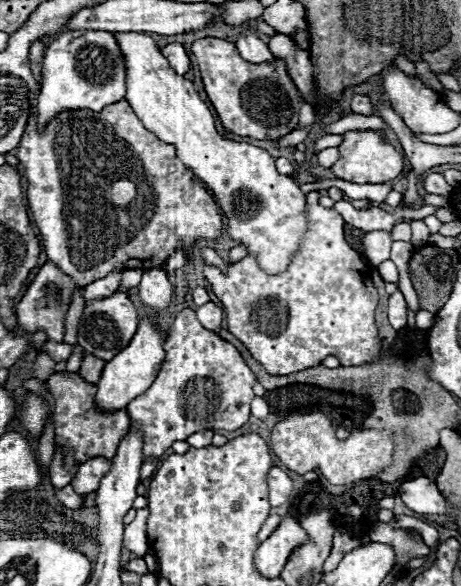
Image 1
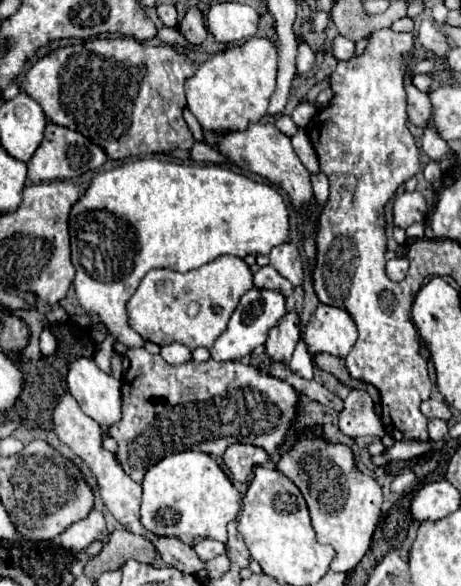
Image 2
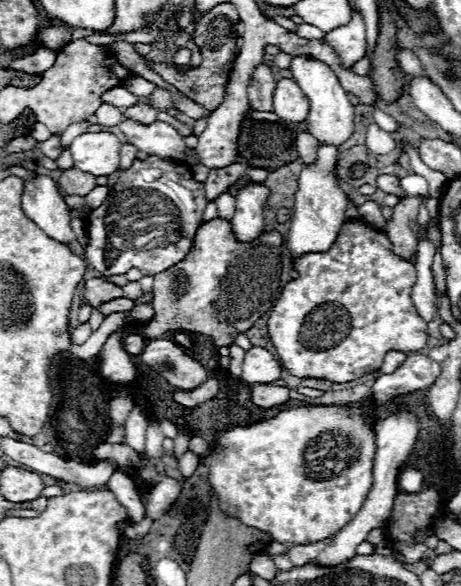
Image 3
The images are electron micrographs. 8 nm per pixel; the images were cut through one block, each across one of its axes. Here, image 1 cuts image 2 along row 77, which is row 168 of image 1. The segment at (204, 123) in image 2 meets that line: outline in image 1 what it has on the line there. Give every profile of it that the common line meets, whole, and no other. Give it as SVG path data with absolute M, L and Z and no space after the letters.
M116 32L114 34L126 66L126 100L134 108L136 116L142 120L142 124L154 132L160 140L176 146L178 158L194 170L194 174L206 182L206 186L214 192L218 206L222 208L226 222L228 222L228 236L242 244L248 254L258 262L258 266L266 274L282 274L288 264L292 262L294 254L300 250L304 234L308 230L308 218L306 218L306 196L302 194L300 186L294 182L294 178L286 174L278 174L274 166L274 158L252 144L246 142L234 142L226 140L218 134L214 126L214 116L210 108L200 100L200 96L194 90L194 84L186 80L184 76L178 76L168 60L158 50L156 42L144 34L144 32Z

